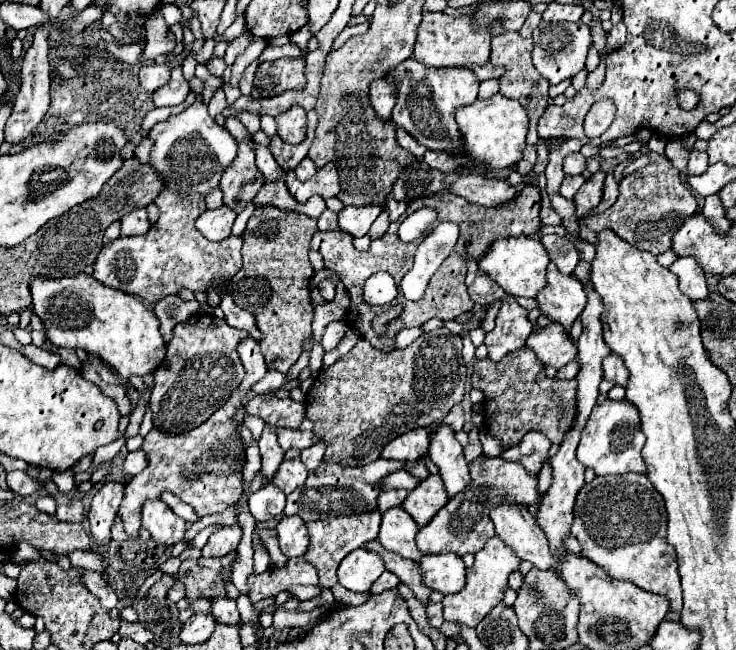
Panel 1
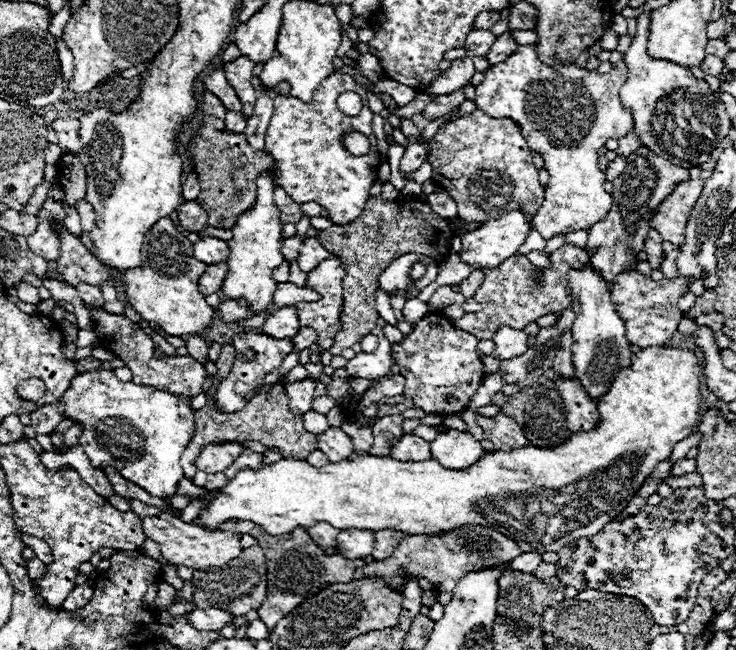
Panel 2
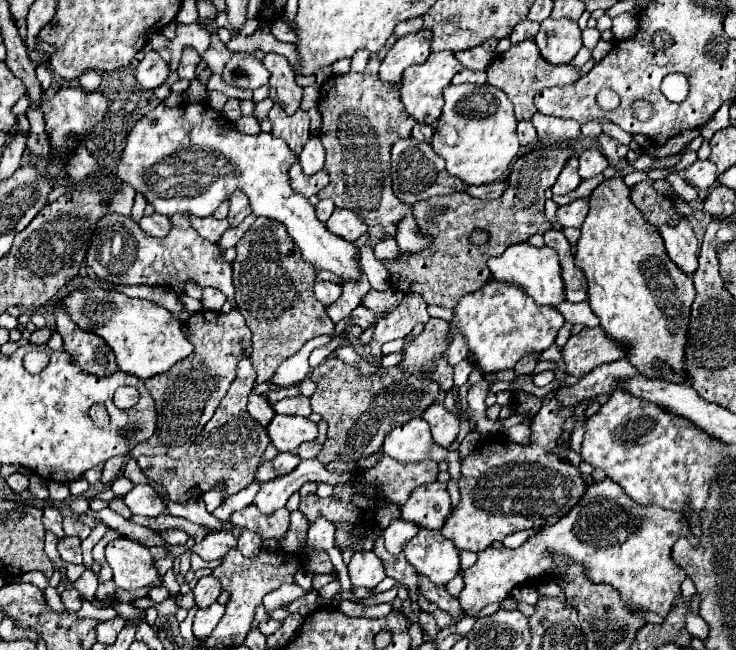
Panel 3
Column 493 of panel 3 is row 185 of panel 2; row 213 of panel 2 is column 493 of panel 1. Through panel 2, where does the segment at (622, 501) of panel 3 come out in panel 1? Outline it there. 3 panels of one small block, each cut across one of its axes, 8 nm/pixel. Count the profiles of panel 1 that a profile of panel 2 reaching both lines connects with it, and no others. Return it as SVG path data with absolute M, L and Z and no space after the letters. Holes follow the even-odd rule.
M498 536L490 538L486 546L476 554L476 562L472 568L466 570L466 586L464 590L456 594L448 594L442 600L444 606L444 620L450 622L462 622L468 627L476 628L480 620L496 606L496 602L502 602L504 590L508 590L508 576L520 568L520 558L514 554L512 548L508 548Z

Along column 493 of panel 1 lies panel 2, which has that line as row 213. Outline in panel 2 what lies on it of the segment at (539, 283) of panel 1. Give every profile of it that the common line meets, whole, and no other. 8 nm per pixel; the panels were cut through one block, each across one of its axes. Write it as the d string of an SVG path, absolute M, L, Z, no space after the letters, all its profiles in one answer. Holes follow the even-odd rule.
M260 174L256 184L258 184L256 204L254 208L250 208L238 218L238 222L232 228L234 236L232 240L228 240L230 244L230 258L226 260L228 276L224 280L222 292L232 300L244 298L254 314L262 314L272 304L272 294L276 288L276 280L272 278L272 272L284 262L284 256L280 252L280 244L282 244L280 212L272 200L272 194L276 190L274 176Z

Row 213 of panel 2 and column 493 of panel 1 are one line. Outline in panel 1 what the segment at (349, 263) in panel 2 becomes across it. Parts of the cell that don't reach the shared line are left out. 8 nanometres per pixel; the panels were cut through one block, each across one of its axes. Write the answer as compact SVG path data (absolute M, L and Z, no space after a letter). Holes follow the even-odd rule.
M528 346L508 354L508 358L500 362L490 362L490 358L476 360L472 386L484 392L484 426L490 434L498 436L506 448L518 444L528 430L538 430L552 442L560 444L572 426L562 424L562 414L574 414L576 404L572 404L572 394L576 386L572 386L572 380L546 378L544 364L534 350L528 350Z

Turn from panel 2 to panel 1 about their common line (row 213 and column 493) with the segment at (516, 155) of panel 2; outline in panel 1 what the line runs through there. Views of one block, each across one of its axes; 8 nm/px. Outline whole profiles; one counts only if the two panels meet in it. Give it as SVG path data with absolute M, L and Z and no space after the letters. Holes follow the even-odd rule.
M478 456L468 466L472 482L460 494L456 494L456 498L450 498L450 502L432 518L432 522L420 528L416 534L416 546L422 554L476 554L494 536L494 526L488 518L488 510L492 510L496 502L516 502L528 508L540 506L540 496L544 494L538 490L538 476L528 474L520 462Z

